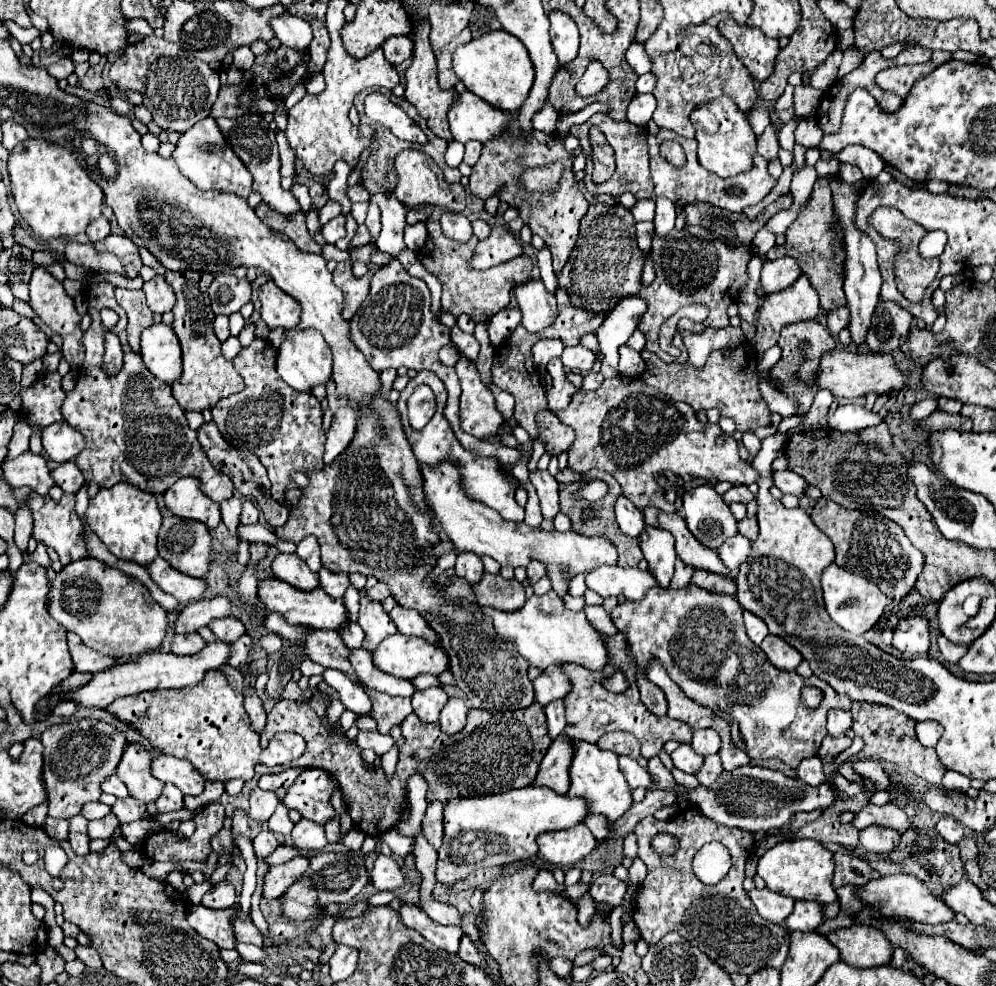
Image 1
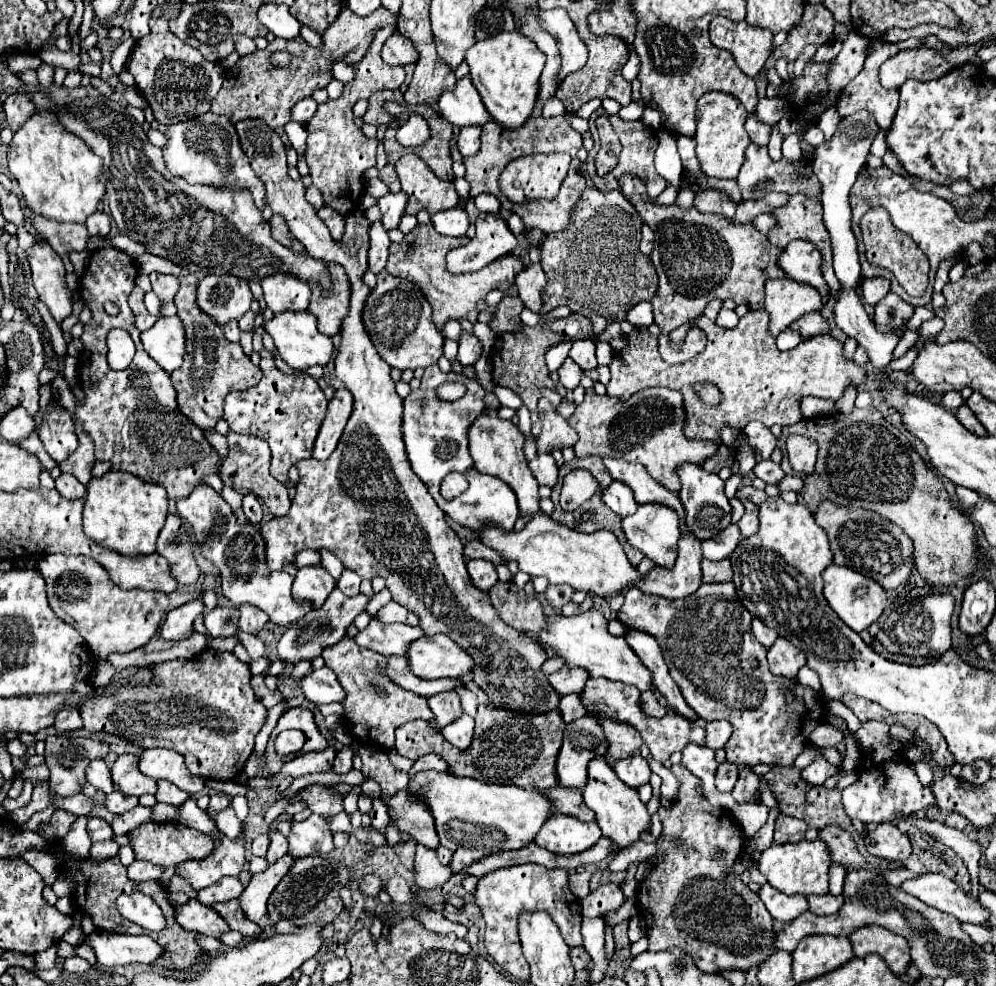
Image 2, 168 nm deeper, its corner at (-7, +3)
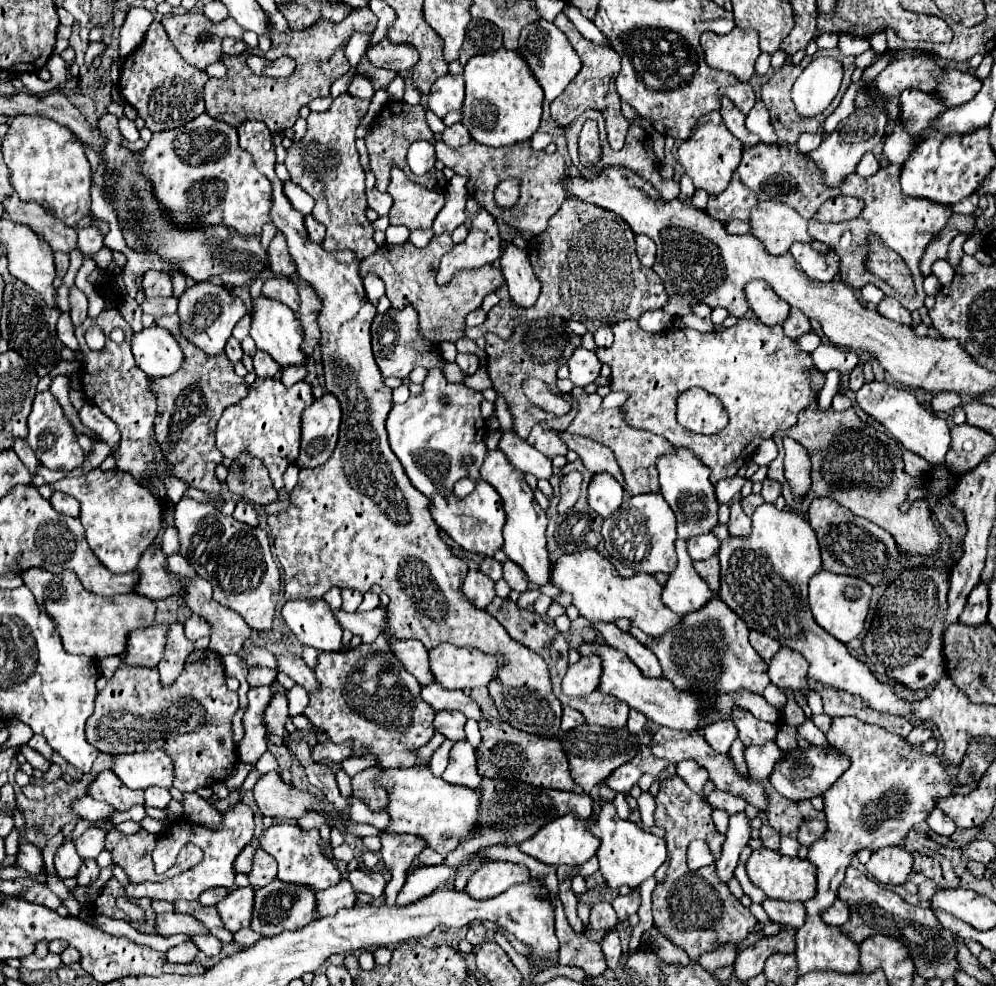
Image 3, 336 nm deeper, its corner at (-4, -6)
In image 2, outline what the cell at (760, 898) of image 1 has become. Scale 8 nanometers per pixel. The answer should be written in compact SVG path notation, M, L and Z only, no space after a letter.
M768 883L760 889L760 899L770 911L770 915L782 923L792 921L794 917L798 917L808 909L808 901L804 895L784 895L782 891L774 889Z

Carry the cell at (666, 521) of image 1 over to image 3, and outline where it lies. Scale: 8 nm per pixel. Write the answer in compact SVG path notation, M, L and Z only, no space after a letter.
M561 432L561 438L563 442L575 450L579 454L579 458L583 460L585 468L589 468L591 472L595 474L611 474L621 486L625 486L625 482L621 482L621 468L617 466L615 458L613 458L613 452L589 438L579 438L579 436L569 436L565 432Z

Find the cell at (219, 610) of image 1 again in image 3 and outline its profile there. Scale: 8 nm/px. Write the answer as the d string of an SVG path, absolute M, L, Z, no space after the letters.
M171 622L153 624L145 630L135 630L129 634L125 664L129 666L157 666L161 654L165 652L165 630L169 630Z

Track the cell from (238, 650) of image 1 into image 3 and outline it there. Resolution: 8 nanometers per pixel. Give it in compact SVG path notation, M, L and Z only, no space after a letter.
M251 120L241 124L239 128L239 146L253 156L255 168L269 178L273 186L273 206L271 206L271 222L285 234L289 254L295 260L297 274L309 282L315 292L323 300L323 310L319 314L321 326L321 350L323 350L323 366L325 366L325 386L331 394L335 394L343 408L343 422L339 432L339 442L333 456L319 468L301 468L299 482L289 494L291 506L275 516L267 518L273 538L275 556L283 568L285 580L285 598L323 598L323 594L331 586L351 588L359 592L369 592L373 582L383 588L383 592L391 598L389 602L389 634L395 638L411 638L421 640L427 650L441 642L449 642L458 647L471 647L485 654L501 654L505 658L505 666L501 666L501 674L487 686L489 694L499 710L503 722L531 734L553 736L559 732L561 724L561 702L551 692L551 678L545 660L533 650L521 646L513 638L509 638L507 630L499 626L493 616L485 610L477 610L463 594L463 580L467 574L467 564L457 558L451 548L443 542L439 526L433 522L429 514L429 500L413 488L407 474L403 472L401 462L393 454L387 442L385 418L393 406L391 388L383 384L383 376L377 370L369 326L375 316L375 306L367 300L363 278L359 274L361 260L351 250L327 252L323 246L309 242L305 234L305 216L293 210L291 202L285 198L283 182L275 174L275 146L271 142L271 132L263 122Z

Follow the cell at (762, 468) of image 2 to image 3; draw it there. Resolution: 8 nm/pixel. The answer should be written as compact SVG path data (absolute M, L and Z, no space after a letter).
M733 476L733 478L725 478L721 482L715 484L715 494L717 494L717 500L723 504L723 502L731 502L731 498L735 494L739 494L739 490L743 488L743 484L747 482L747 478L743 476Z

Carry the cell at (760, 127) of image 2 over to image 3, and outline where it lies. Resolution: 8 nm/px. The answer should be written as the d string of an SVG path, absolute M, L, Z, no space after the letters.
M723 98L721 104L723 104L721 106L721 116L723 116L723 122L729 128L729 132L735 138L739 138L745 148L757 146L759 144L759 136L747 130L747 126L745 126L745 114L741 114L741 110L737 110L727 98Z

